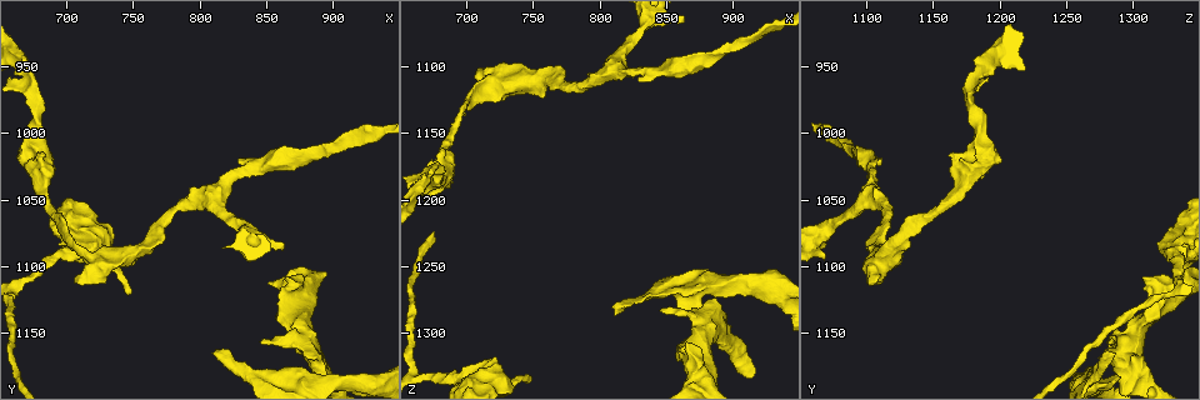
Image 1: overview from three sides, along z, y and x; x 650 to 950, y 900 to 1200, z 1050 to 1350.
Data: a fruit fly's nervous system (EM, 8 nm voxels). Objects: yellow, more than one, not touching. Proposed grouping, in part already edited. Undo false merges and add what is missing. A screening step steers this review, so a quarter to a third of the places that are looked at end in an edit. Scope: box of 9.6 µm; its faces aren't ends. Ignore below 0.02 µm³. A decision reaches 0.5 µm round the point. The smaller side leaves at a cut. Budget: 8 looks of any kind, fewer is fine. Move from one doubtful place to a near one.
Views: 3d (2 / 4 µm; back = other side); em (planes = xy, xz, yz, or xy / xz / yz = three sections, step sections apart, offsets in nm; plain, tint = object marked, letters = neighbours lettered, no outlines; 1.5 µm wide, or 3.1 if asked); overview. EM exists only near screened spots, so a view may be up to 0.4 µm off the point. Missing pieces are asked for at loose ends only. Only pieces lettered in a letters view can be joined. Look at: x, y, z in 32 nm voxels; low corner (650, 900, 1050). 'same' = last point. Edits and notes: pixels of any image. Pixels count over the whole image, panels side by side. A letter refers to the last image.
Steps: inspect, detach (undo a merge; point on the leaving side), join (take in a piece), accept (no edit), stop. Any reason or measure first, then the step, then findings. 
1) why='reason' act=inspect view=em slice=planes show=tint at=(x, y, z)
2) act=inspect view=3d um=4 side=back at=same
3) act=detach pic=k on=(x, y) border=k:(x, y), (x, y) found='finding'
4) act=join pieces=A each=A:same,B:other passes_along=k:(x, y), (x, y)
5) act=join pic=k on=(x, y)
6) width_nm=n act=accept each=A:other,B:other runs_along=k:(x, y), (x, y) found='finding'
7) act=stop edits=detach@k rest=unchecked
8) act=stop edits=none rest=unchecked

why='thick turns thin' act=inspect view=em slice=yz step=4 show=tint at=(844, 1026, 1102)

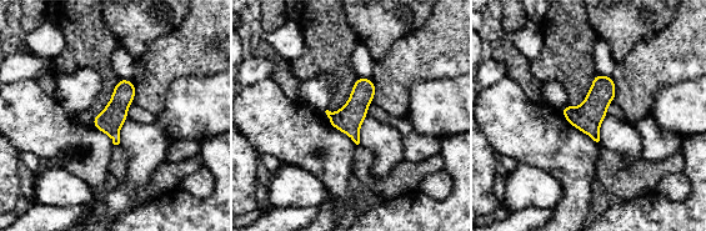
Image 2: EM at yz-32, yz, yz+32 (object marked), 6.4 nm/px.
why='cut it another way' act=inspect view=em slice=planes show=tint at=same

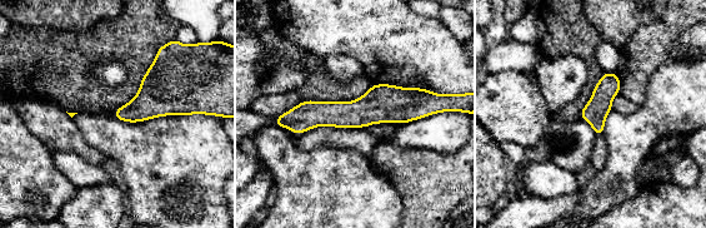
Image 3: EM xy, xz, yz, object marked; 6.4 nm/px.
why='what lies round it' act=inspect view=em slice=planes show=letters at=same

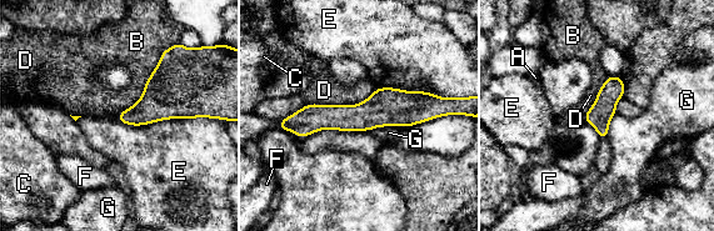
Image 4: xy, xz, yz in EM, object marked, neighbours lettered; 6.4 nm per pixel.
width_nm=160 act=accept each=A:other,B:other,C:other,D:other,E:other,F:other,G:other border=4:(370, 95), (354, 104), (306, 104) found='continuous, no second cell'

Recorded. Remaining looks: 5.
why='sudden change in width' act=inspect view=em slice=planes show=letters at=(724, 1094, 1116)

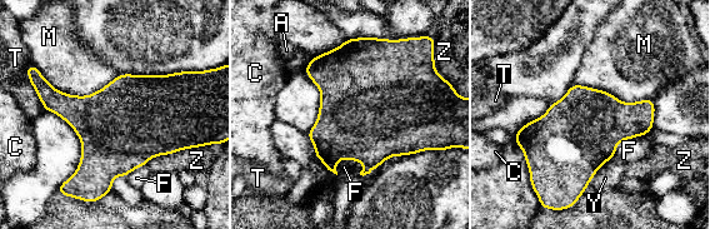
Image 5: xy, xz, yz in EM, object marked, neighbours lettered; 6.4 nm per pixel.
longest_contact=M:500nm act=accept each=A:other,C:other,F:other,M:other,T:other,Y:other,Z:other found='all the same cell'

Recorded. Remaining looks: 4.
act=inspect view=em um=3.1 slice=planes show=letters at=(688, 1096, 1334)

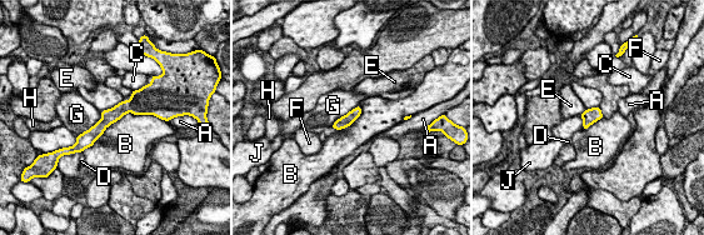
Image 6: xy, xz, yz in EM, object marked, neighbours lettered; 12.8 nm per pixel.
act=accept each=A:other,B:other,C:other,D:other,E:other,F:other,G:other,H:other,J:other runs_along=6:(146, 111), (123, 108), (81, 138) found='all the same cell'

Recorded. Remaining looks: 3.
act=stop edits=none rest=unchecked

